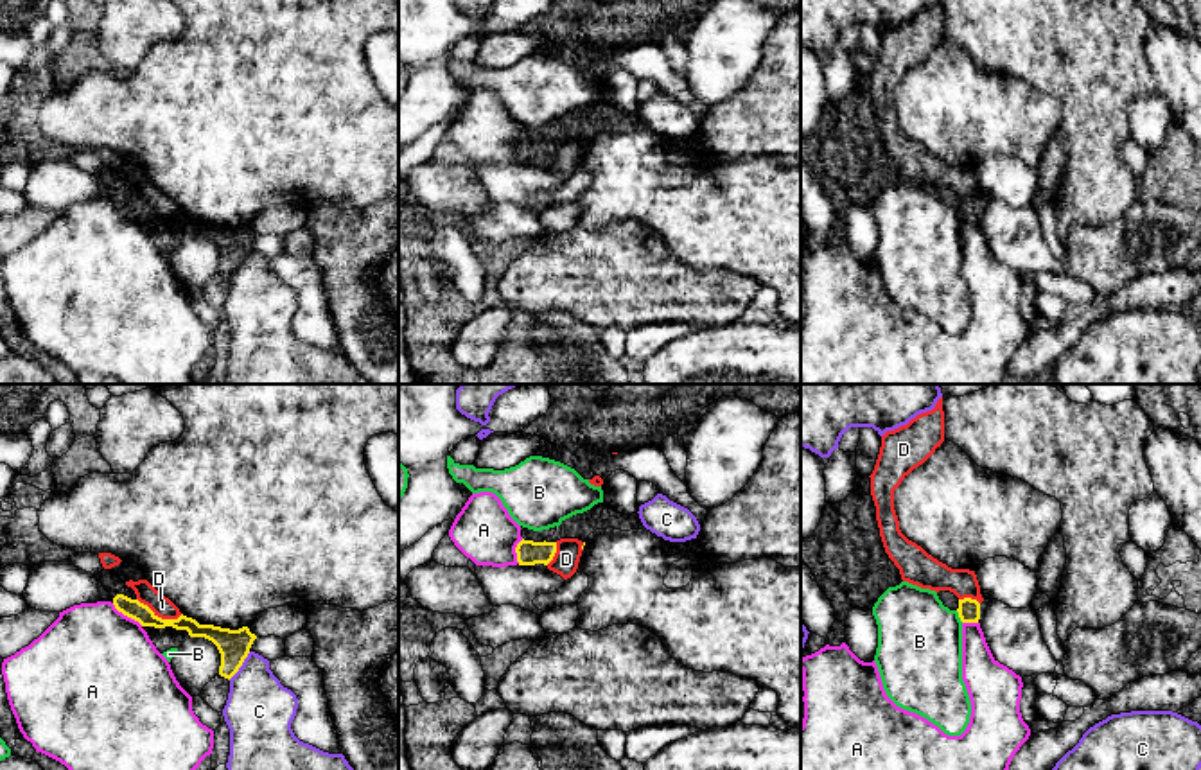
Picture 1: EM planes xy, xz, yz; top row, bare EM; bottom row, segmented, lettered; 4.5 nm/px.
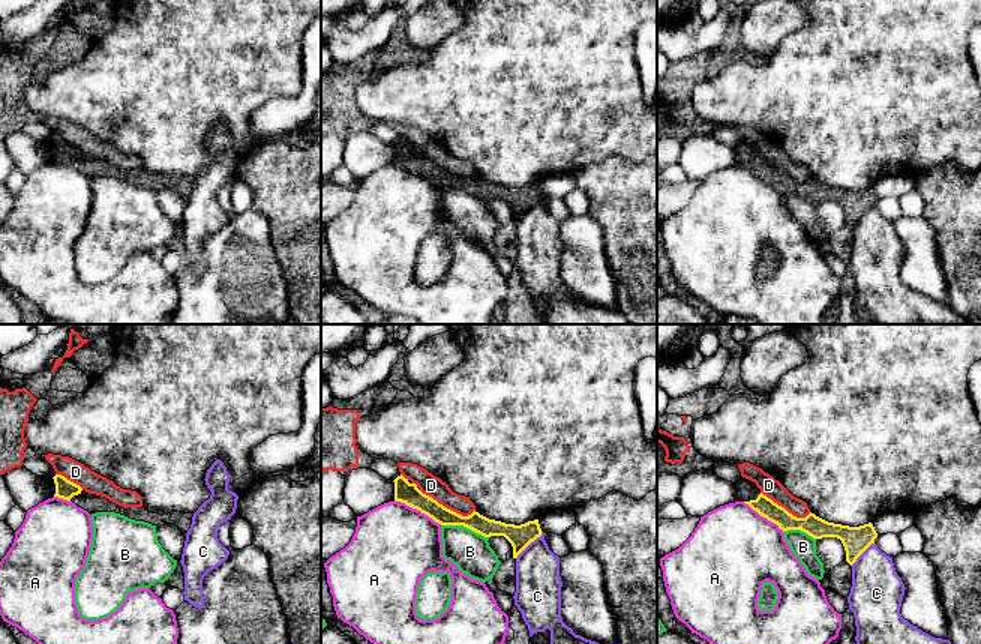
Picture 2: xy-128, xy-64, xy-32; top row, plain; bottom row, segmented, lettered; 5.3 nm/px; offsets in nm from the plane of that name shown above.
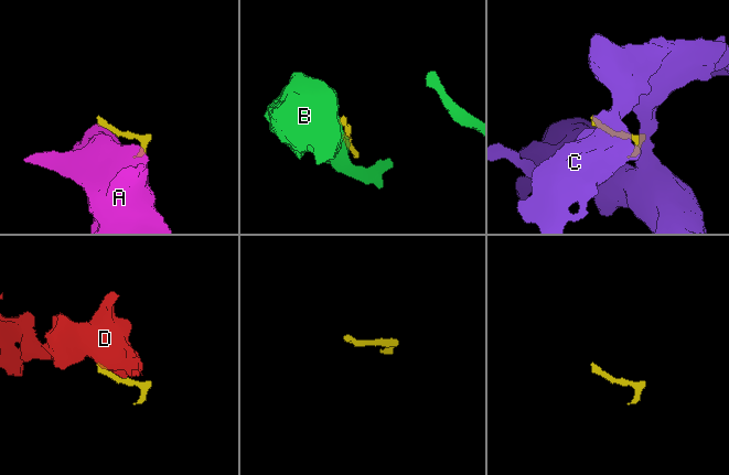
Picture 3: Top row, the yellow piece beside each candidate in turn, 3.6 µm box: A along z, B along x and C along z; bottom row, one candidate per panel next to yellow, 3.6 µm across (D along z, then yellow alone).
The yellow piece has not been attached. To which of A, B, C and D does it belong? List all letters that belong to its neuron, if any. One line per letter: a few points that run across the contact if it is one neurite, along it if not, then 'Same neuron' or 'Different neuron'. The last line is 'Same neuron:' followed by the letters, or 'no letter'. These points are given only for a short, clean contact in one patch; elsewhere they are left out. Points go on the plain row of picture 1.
A: Line: xy (112, 201), (142, 223). Different neuron
B: Line: yz (955, 209), (963, 219). Different neuron
C: Line: xy (250, 250), (228, 277). Different neuron
D: Same neuron
Same neuron: D

